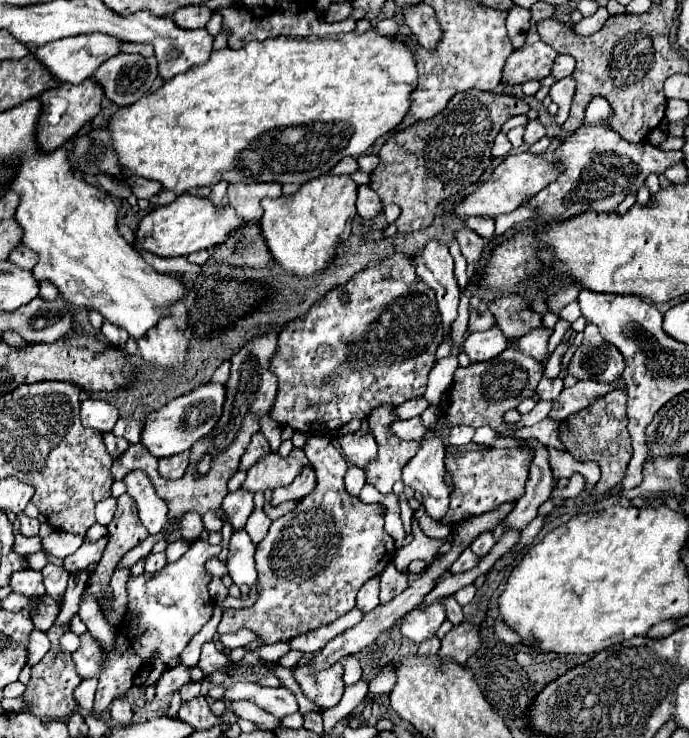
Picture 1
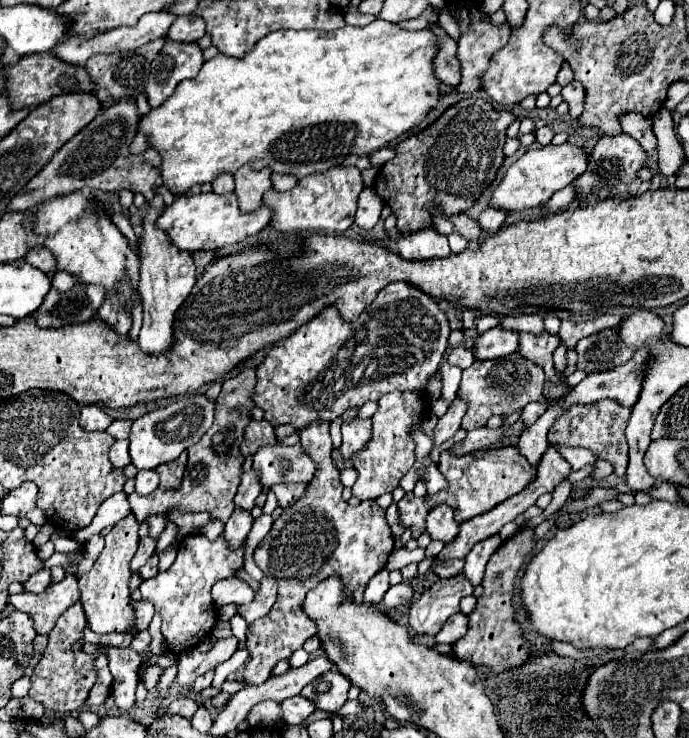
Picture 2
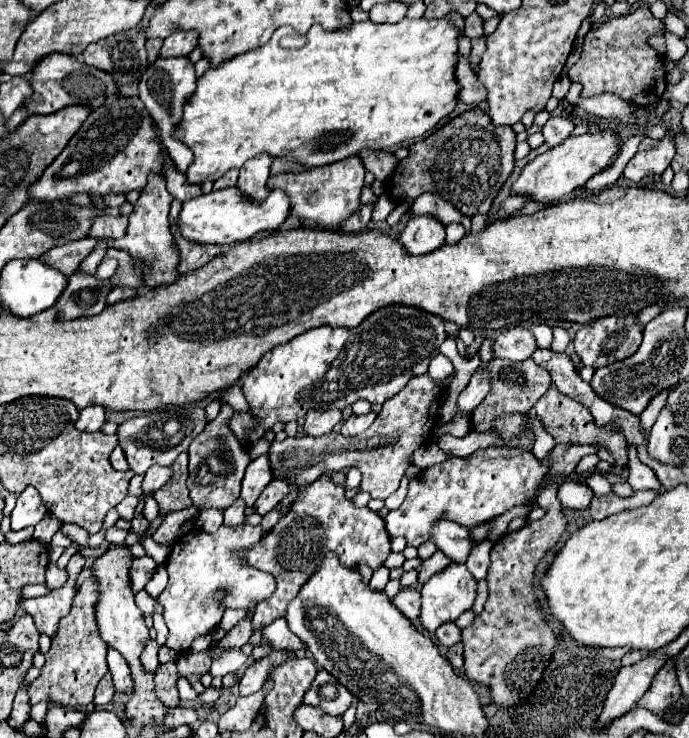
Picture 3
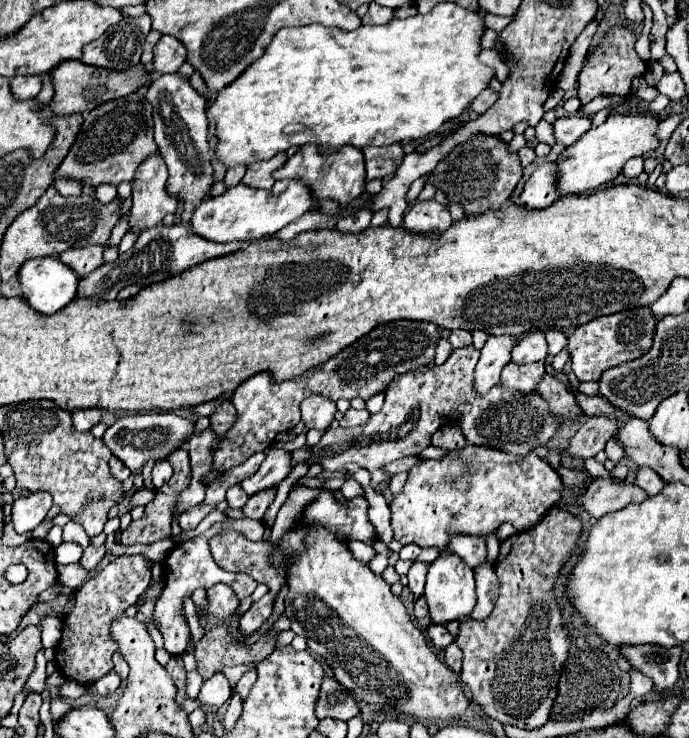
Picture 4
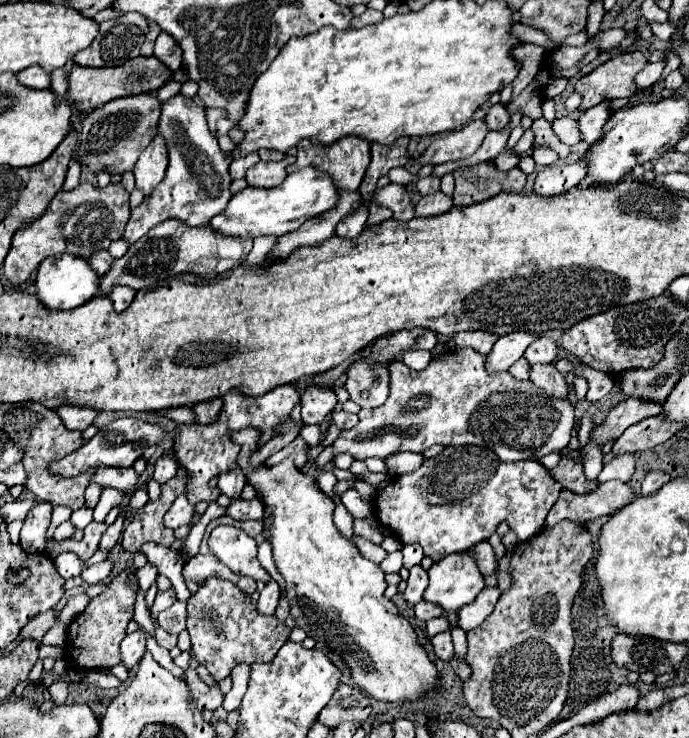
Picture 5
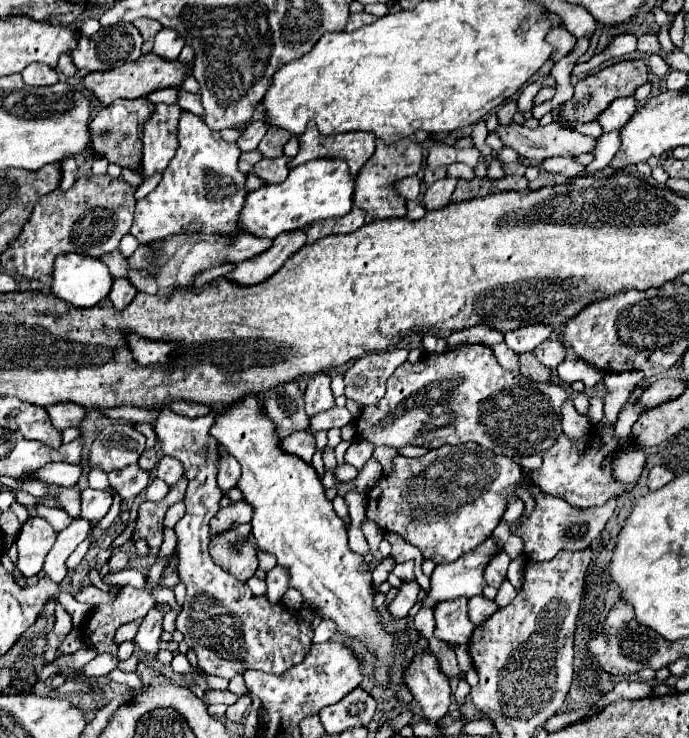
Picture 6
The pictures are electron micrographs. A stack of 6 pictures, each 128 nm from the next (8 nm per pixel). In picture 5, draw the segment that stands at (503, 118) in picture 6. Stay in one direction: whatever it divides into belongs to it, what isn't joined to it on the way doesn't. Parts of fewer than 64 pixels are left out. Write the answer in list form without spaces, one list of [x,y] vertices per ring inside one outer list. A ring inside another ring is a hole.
[[[524,44],[524,46],[518,46],[514,50],[514,56],[516,56],[516,60],[520,60],[522,68],[520,68],[516,80],[512,82],[512,98],[510,100],[518,98],[520,92],[534,80],[534,76],[542,68],[546,50],[540,48],[540,46],[536,46],[536,44]]]

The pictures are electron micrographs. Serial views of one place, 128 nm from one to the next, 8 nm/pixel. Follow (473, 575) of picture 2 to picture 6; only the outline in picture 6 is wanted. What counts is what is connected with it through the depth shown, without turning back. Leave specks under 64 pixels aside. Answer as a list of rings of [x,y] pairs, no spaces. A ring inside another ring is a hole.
[[[474,596],[474,598],[470,598],[470,602],[468,602],[470,620],[472,620],[476,626],[482,624],[484,620],[488,620],[496,610],[498,610],[496,604],[490,602],[490,600],[486,600],[484,596]]]

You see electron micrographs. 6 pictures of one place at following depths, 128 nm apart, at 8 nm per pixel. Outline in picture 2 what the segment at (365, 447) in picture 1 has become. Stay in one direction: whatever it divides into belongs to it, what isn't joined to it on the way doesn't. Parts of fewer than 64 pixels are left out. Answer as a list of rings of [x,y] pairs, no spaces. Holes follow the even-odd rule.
[[[354,418],[350,422],[342,424],[342,446],[340,452],[344,458],[350,458],[354,452],[364,448],[370,440],[370,428],[372,428],[372,418]]]

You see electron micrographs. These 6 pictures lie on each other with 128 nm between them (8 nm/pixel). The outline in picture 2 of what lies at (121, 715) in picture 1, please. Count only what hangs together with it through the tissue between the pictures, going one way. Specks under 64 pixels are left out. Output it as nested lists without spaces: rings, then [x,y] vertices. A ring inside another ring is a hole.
[[[108,646],[102,650],[108,656],[108,668],[112,674],[112,696],[120,710],[130,710],[134,706],[134,694],[138,684],[140,656],[132,648]]]

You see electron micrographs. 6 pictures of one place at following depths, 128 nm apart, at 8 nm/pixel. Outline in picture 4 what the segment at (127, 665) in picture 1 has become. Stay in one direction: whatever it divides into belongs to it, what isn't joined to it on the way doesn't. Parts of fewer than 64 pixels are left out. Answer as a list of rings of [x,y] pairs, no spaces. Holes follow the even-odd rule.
[[[252,518],[232,520],[232,528],[242,532],[248,540],[262,540],[264,538],[264,524],[262,524],[262,520],[252,520]],[[214,524],[208,532],[176,546],[180,548],[180,562],[172,562],[168,564],[168,572],[166,572],[166,586],[154,606],[154,622],[158,624],[160,628],[160,634],[164,638],[164,648],[172,654],[172,656],[180,656],[184,650],[186,650],[186,644],[188,644],[188,638],[190,638],[190,630],[188,630],[188,624],[186,620],[182,618],[182,600],[184,596],[190,596],[196,588],[210,588],[218,582],[226,582],[234,592],[236,596],[242,600],[246,596],[250,596],[254,592],[254,588],[258,586],[248,574],[232,574],[228,570],[222,570],[214,560],[212,560],[212,554],[210,554],[210,548],[208,548],[208,540],[222,530],[222,524]]]

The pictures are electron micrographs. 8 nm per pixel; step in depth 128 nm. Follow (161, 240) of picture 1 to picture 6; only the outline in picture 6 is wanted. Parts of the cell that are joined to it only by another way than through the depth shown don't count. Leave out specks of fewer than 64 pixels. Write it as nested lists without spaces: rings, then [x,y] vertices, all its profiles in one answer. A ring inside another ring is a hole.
[[[318,158],[292,168],[284,182],[250,192],[240,214],[240,224],[248,234],[276,238],[282,232],[304,228],[306,224],[312,224],[312,220],[344,216],[352,210],[352,194],[354,176],[350,174],[348,164],[340,158]]]

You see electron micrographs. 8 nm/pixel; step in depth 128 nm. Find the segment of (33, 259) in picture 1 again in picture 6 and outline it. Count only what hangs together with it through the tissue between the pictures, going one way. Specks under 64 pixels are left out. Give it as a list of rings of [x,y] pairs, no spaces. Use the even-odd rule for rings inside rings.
[[[116,250],[116,252],[108,254],[108,256],[102,256],[102,260],[104,260],[104,264],[108,264],[114,278],[128,278],[130,266],[128,266],[126,256],[122,256],[120,250]]]

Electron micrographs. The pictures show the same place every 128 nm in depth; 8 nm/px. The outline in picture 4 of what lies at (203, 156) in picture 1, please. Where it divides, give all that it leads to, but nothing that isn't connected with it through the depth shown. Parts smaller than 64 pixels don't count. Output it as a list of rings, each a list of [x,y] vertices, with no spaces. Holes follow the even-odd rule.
[[[440,2],[436,4],[428,14],[416,14],[404,20],[390,20],[388,24],[382,26],[360,26],[352,32],[344,32],[338,28],[326,28],[322,24],[310,24],[310,26],[300,26],[300,28],[282,28],[276,32],[272,38],[272,44],[266,48],[264,56],[256,60],[256,64],[248,66],[248,72],[244,76],[238,76],[224,92],[220,92],[220,98],[216,98],[214,104],[208,104],[208,118],[216,120],[216,132],[218,132],[218,150],[216,156],[226,164],[226,166],[236,166],[236,164],[252,164],[256,160],[268,160],[280,152],[286,152],[290,146],[302,146],[308,142],[318,142],[322,154],[330,154],[340,150],[346,144],[364,148],[364,146],[388,146],[394,142],[402,140],[418,140],[424,138],[432,132],[436,132],[444,122],[458,118],[470,104],[472,100],[488,88],[490,80],[496,76],[496,70],[482,64],[478,60],[478,54],[482,50],[480,40],[484,36],[484,10],[466,10],[454,2]]]

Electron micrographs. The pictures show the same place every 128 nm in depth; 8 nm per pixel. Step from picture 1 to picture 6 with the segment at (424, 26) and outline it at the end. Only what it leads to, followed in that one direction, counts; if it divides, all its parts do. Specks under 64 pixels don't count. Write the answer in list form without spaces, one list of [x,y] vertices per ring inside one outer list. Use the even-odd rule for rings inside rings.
[[[512,122],[510,126],[498,126],[496,134],[506,146],[514,148],[522,158],[532,162],[542,162],[552,156],[574,158],[578,154],[592,152],[596,146],[596,138],[568,130],[556,122],[536,130]]]

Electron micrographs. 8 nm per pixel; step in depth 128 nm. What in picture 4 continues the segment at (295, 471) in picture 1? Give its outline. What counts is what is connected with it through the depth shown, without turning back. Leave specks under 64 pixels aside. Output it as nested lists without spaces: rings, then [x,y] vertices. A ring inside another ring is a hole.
[[[466,346],[466,348],[454,350],[442,366],[432,366],[432,368],[420,366],[416,370],[410,370],[410,372],[396,376],[384,390],[386,400],[384,400],[382,410],[376,414],[370,414],[366,424],[356,426],[356,428],[328,428],[316,448],[306,446],[302,450],[296,450],[292,462],[294,464],[298,464],[300,460],[320,462],[324,470],[332,470],[332,472],[340,470],[348,462],[354,462],[358,466],[364,466],[370,472],[372,486],[380,492],[390,482],[390,476],[382,470],[382,466],[386,462],[392,462],[392,460],[398,460],[404,456],[416,456],[418,452],[422,452],[424,448],[430,446],[430,438],[438,428],[452,424],[452,422],[456,422],[456,426],[462,430],[462,436],[466,438],[468,444],[488,446],[488,448],[502,450],[508,454],[518,454],[518,456],[526,456],[534,448],[546,446],[546,442],[558,432],[558,426],[560,426],[558,418],[548,408],[548,402],[538,392],[524,394],[520,390],[506,390],[500,384],[490,388],[488,394],[484,394],[484,396],[476,394],[476,390],[474,390],[474,368],[476,368],[478,356],[480,356],[480,352],[474,346]]]

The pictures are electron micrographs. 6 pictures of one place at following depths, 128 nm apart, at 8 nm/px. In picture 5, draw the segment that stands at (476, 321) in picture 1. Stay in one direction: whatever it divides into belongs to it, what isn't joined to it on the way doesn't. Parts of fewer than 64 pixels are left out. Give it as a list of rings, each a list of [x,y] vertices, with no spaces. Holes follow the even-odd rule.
[[[566,352],[566,360],[570,360],[574,364],[574,374],[583,376],[588,382],[588,392],[586,400],[596,402],[607,395],[614,387],[614,380],[609,374],[604,374],[598,370],[594,370],[580,362],[576,356],[572,356],[570,352]]]

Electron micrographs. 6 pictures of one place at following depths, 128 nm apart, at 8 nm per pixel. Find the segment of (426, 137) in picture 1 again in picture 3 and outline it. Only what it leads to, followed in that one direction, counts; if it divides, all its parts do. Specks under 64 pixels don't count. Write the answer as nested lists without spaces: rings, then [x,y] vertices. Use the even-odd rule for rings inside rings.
[[[468,110],[450,120],[444,128],[418,140],[410,146],[408,158],[400,160],[392,178],[384,182],[386,194],[396,202],[414,202],[424,192],[434,192],[446,198],[464,216],[488,214],[502,184],[514,170],[516,134],[508,128],[498,128],[482,110]]]

